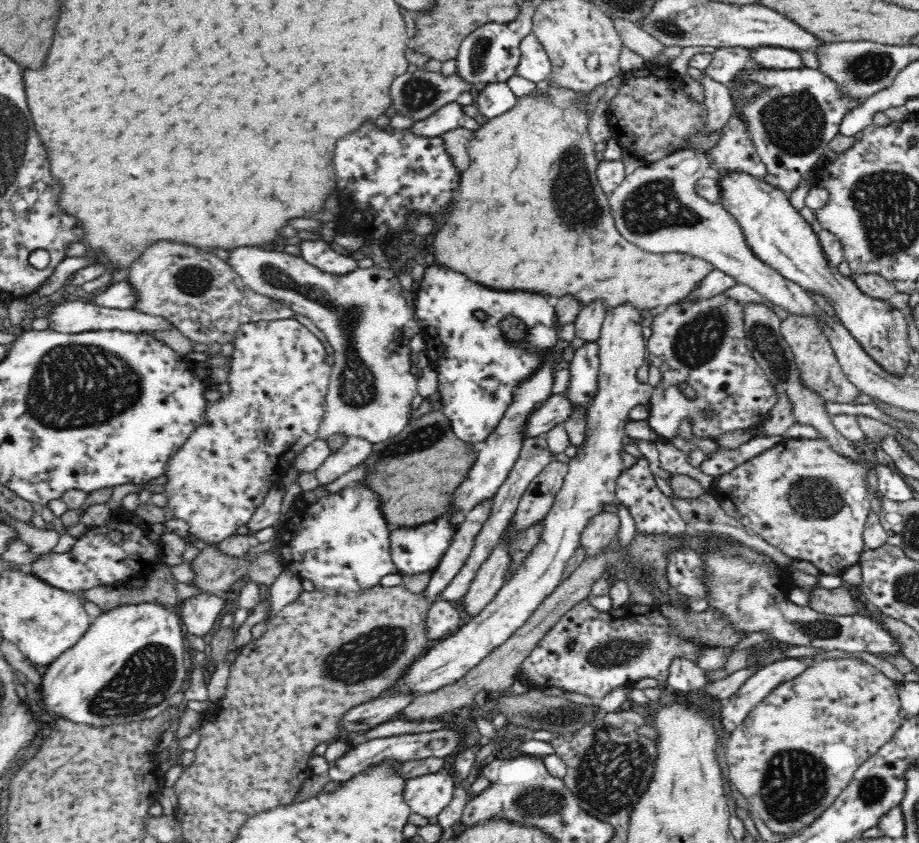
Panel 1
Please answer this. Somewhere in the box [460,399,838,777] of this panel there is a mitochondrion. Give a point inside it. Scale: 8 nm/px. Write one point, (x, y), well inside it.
(614, 652)

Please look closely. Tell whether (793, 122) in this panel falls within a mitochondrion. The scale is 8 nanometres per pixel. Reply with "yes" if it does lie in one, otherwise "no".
yes

